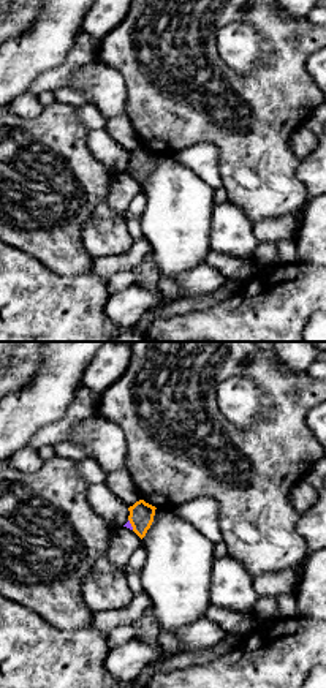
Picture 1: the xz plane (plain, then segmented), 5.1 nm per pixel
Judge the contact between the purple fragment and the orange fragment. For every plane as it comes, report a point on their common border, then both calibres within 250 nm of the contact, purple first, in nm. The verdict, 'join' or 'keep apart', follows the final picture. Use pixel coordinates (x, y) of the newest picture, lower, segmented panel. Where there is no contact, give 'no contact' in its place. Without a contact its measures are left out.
meets purple at (130, 524); 30 nm thick on the purple side, 130 nm on the other

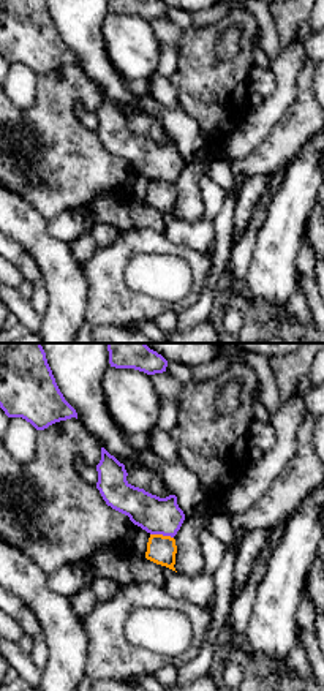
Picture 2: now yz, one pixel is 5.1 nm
meets purple at (162, 533); 190 nm thick on the purple side, 140 nm on the other

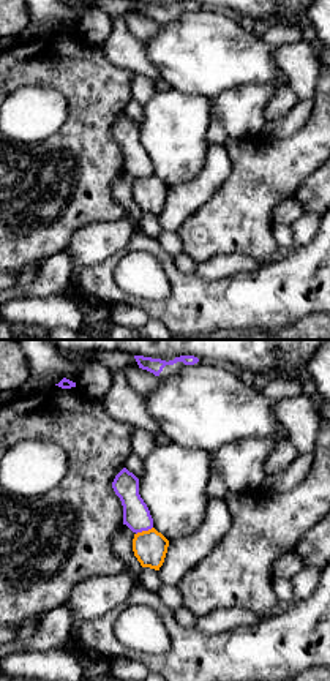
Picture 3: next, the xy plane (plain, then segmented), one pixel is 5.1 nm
meets purple at (144, 530); 140 nm thick on the purple side, 170 nm on the other

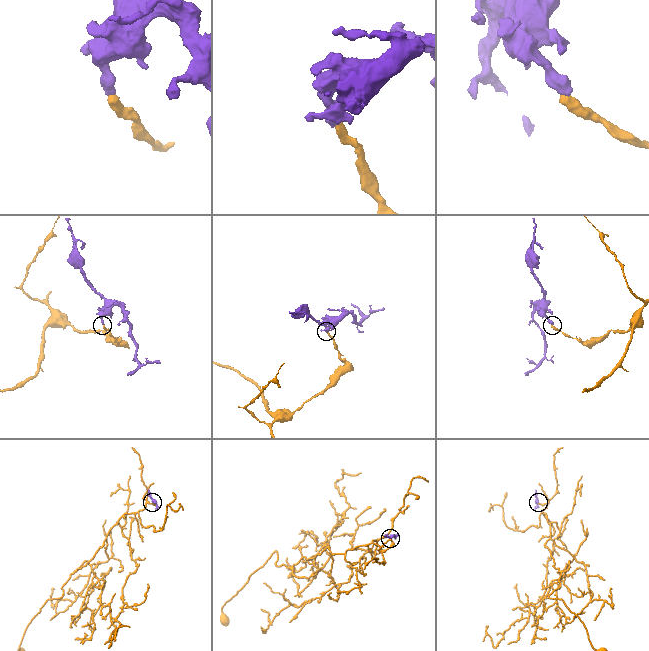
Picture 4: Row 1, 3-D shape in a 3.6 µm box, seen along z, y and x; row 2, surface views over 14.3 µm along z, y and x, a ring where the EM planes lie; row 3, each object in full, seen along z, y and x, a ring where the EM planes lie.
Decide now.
keep apart

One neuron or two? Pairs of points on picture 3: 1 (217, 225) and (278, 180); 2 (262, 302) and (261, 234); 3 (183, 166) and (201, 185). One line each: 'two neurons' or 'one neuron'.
1: one neuron
2: two neurons
3: two neurons

